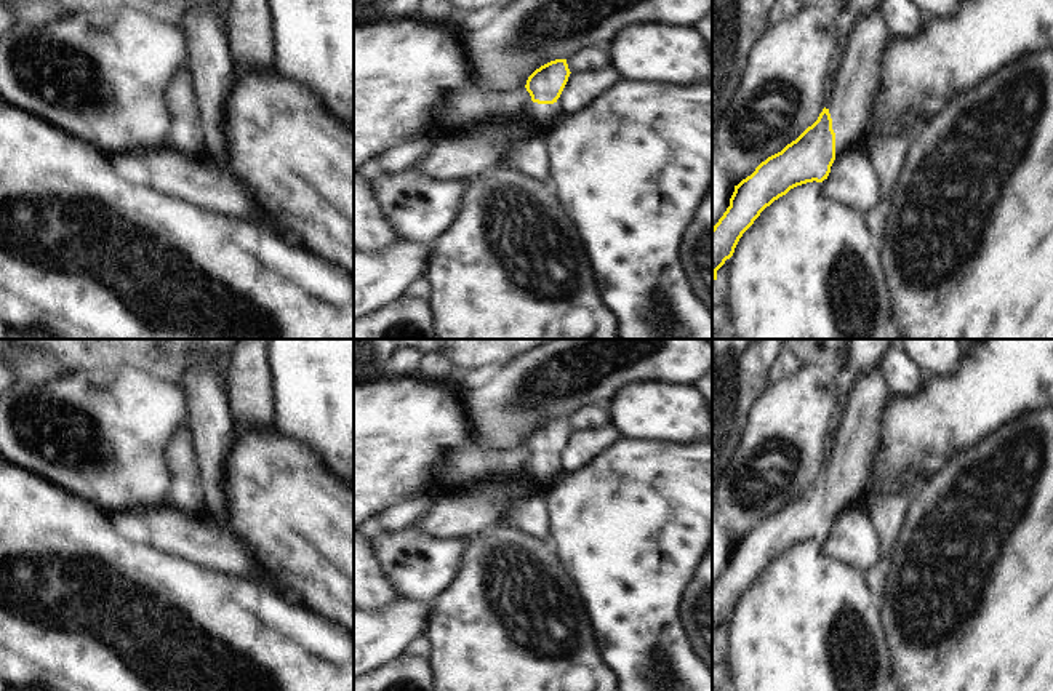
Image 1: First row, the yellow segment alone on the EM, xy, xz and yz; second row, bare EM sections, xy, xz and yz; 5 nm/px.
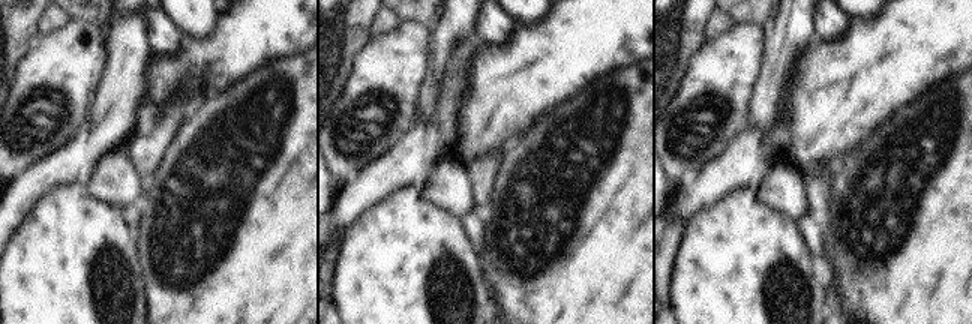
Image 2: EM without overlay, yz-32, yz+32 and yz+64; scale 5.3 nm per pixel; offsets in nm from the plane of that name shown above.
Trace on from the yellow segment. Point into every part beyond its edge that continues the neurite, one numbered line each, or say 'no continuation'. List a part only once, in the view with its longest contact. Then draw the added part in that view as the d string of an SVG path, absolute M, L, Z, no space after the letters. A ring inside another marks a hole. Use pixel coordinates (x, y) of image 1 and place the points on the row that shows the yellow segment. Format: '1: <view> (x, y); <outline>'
1: yz (858, 79); M882 5L853 26L829 101L835 157L859 144L869 126L871 106L880 86L880 59L888 40Z

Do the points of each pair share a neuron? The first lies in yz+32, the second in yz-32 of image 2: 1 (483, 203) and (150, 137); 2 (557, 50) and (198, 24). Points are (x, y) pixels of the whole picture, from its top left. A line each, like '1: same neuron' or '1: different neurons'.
1: same neuron
2: different neurons

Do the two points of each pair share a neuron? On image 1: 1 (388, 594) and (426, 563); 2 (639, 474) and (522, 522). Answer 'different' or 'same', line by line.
1: different
2: different

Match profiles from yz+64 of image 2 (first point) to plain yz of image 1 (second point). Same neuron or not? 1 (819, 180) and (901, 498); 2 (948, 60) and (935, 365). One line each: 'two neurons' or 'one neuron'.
1: one neuron
2: two neurons

